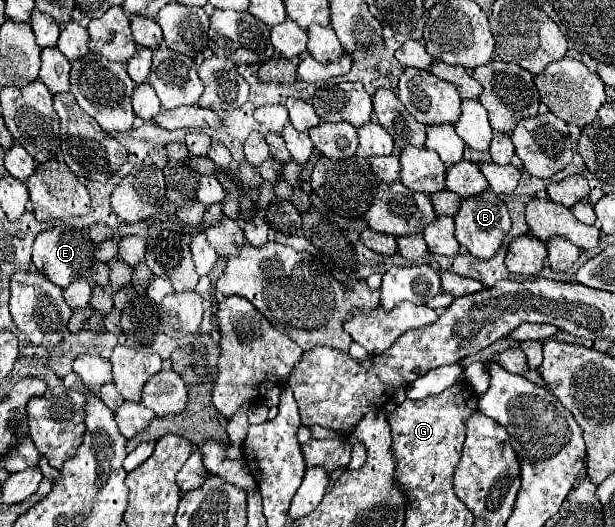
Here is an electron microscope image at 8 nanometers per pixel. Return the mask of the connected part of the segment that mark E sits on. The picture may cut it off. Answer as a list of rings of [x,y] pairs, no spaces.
[[[91,216],[73,218],[69,224],[61,224],[51,230],[39,232],[33,242],[35,268],[41,270],[49,280],[59,284],[61,288],[67,288],[77,278],[87,280],[91,276],[91,270],[97,260],[93,256],[95,246],[91,244],[91,238],[89,238],[89,224],[91,224]]]

